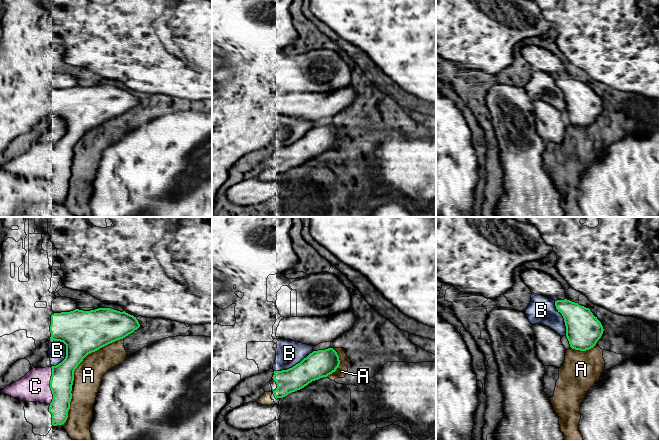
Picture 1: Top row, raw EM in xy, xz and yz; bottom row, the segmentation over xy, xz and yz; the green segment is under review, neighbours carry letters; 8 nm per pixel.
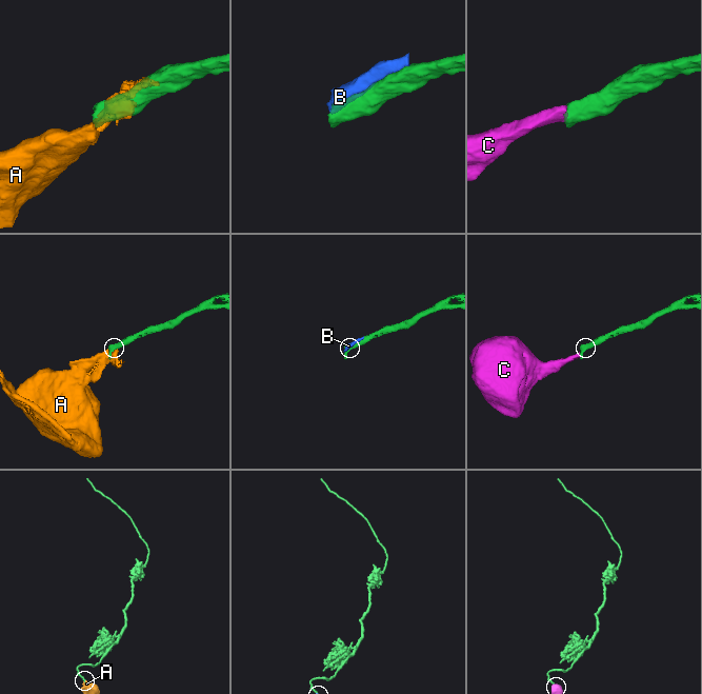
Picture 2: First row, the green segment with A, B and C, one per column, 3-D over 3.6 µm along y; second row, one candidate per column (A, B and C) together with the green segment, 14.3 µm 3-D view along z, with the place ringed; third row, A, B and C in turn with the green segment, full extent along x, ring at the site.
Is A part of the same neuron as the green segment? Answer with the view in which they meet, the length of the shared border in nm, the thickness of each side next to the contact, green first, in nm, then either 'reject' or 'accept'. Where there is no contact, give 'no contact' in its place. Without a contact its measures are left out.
xy | 550 nm | 360/220 nm | accept

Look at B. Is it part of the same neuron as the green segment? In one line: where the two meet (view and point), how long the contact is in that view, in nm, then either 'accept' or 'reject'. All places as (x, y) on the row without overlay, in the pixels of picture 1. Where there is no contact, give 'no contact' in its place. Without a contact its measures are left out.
xy (66, 126) | 220 nm | reject

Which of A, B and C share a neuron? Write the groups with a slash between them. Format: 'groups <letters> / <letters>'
groups A / B / C

